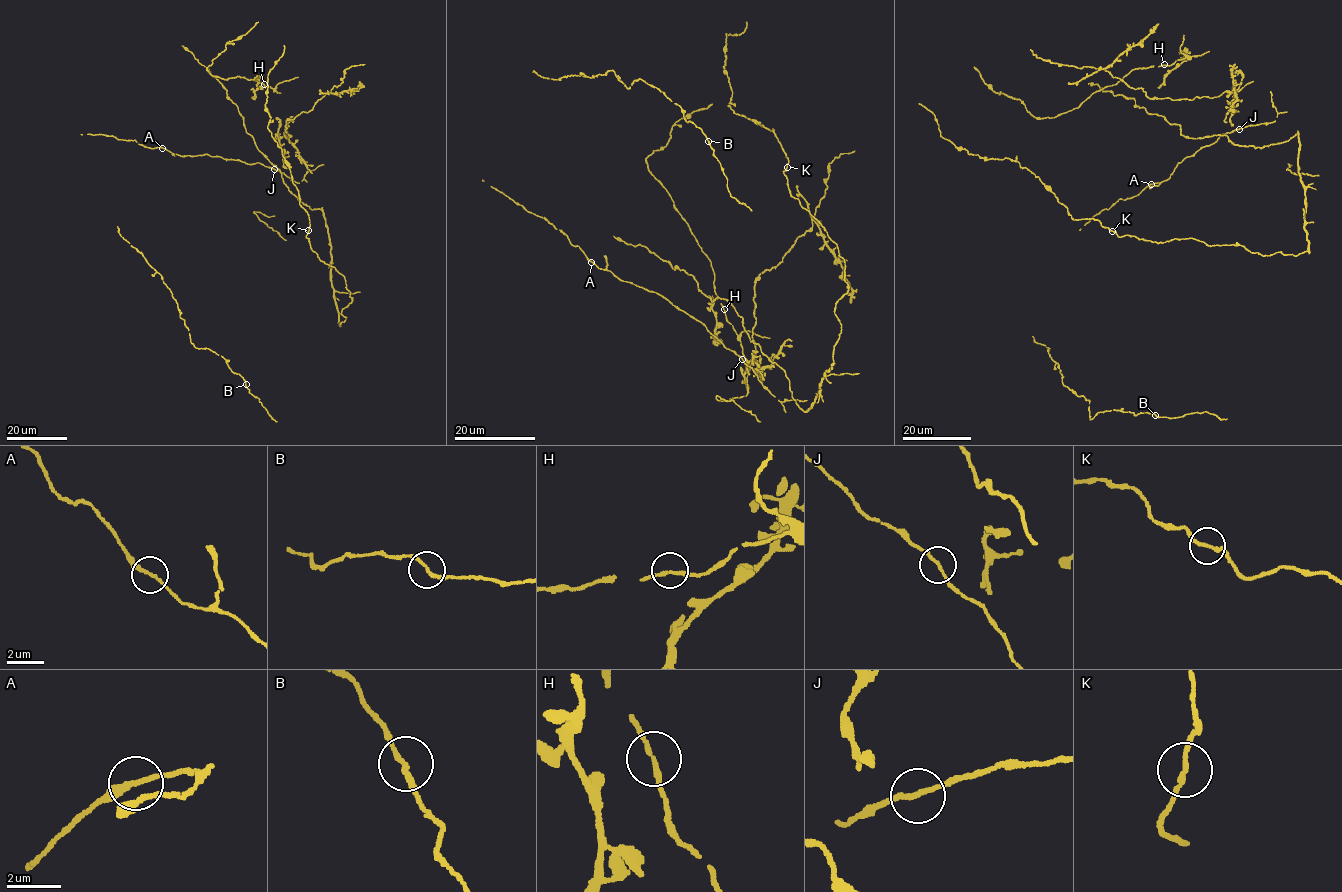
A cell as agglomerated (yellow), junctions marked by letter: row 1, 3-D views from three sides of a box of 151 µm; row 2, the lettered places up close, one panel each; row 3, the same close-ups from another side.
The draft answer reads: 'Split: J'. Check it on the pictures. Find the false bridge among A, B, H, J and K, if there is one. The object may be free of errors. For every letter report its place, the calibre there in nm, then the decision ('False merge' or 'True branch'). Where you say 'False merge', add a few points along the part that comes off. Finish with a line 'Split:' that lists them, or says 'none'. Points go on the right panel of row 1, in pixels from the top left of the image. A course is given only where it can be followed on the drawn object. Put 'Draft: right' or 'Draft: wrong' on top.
Draft: wrong
A: Place: (1151, 184). Thickness 180 nm. True branch
B: Place: (1155, 415). Thickness 170 nm. True branch
H: Place: (1164, 64). Thickness 160 nm. True branch
J: Place: (1239, 129). Thickness 160 nm. True branch
K: Place: (1112, 231). Thickness 160 nm. True branch
Split: none

